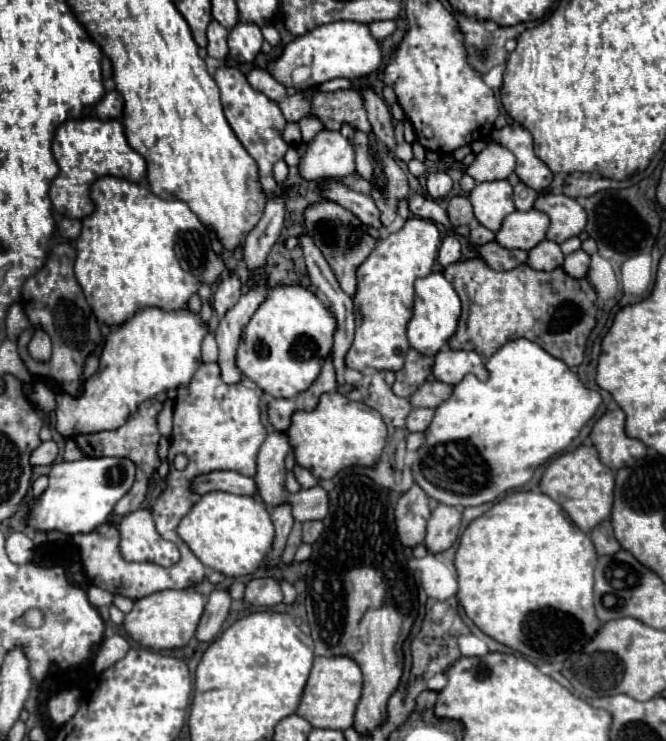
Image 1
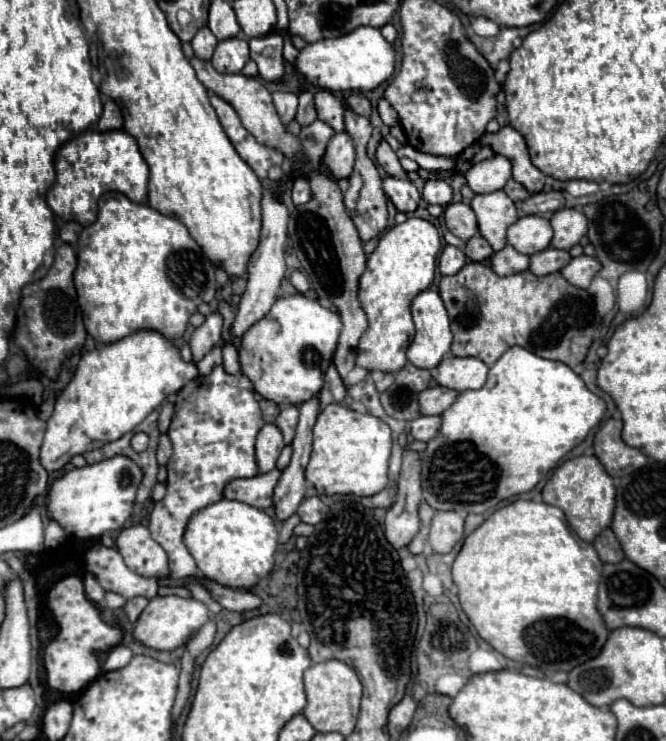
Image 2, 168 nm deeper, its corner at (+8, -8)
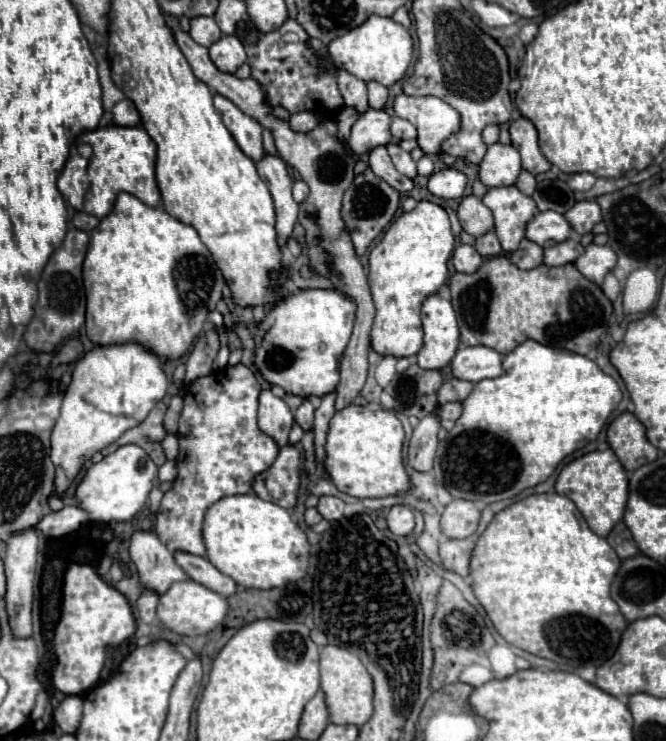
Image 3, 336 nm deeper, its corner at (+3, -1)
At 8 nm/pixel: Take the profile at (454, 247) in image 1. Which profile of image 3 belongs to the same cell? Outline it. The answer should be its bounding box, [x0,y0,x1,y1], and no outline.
[452,245,482,273]

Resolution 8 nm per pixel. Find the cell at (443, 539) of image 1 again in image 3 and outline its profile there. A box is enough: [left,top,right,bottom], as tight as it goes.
[442,499,480,539]

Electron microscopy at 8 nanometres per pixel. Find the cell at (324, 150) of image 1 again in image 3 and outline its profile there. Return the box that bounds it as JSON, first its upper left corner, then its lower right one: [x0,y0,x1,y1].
[348,109,394,155]

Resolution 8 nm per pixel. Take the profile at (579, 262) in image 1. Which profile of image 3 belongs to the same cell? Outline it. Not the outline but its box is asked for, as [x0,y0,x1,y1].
[574,243,616,285]

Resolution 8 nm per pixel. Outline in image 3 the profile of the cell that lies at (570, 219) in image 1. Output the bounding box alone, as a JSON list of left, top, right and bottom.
[564,201,602,235]

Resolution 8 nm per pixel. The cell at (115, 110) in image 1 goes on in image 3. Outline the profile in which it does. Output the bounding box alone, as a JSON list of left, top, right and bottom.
[112,99,140,125]

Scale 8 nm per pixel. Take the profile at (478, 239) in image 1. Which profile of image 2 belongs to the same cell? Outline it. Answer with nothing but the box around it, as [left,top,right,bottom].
[465,234,493,262]

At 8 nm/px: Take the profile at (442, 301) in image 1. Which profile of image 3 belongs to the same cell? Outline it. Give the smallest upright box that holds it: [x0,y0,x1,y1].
[416,293,460,369]

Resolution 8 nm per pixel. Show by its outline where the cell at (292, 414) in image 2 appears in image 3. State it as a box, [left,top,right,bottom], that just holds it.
[294,401,314,429]

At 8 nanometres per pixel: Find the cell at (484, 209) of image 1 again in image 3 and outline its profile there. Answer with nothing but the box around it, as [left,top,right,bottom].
[482,187,536,253]

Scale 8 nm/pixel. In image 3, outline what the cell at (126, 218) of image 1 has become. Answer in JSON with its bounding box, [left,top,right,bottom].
[84,193,222,359]

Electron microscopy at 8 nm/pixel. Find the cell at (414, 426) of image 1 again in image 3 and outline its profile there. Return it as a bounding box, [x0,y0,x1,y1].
[438,403,462,431]

